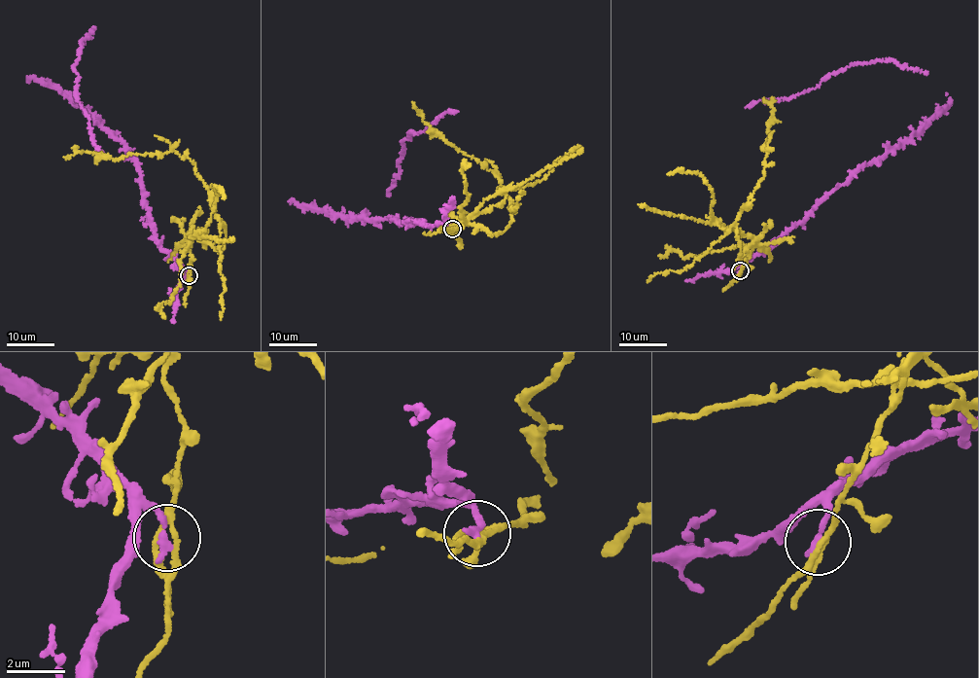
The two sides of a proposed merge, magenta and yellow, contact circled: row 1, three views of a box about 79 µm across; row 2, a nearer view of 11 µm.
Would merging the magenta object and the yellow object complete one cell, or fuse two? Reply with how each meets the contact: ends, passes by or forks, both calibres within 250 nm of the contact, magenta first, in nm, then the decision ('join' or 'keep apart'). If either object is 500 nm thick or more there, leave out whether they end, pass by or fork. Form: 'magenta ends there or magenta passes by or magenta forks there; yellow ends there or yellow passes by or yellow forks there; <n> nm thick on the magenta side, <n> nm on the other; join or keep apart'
magenta ends there; yellow forks there; 240 nm thick on the magenta side, 140 nm on the other; keep apart

